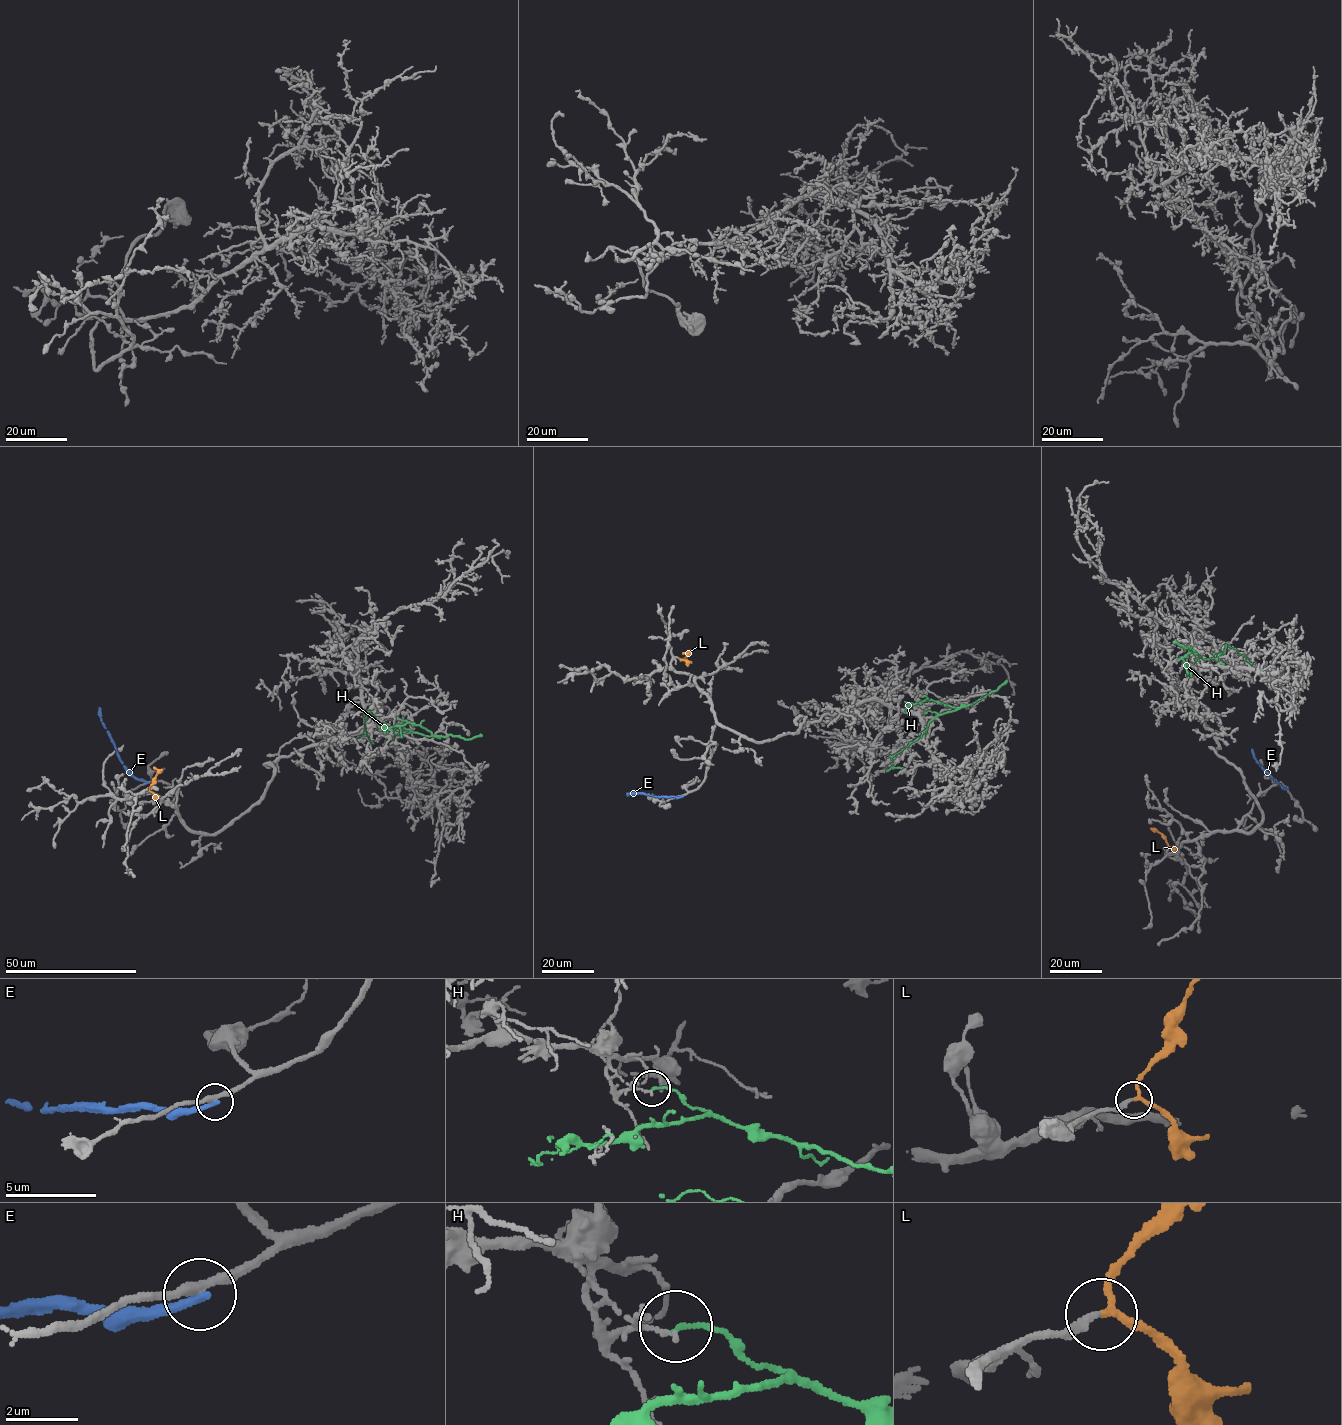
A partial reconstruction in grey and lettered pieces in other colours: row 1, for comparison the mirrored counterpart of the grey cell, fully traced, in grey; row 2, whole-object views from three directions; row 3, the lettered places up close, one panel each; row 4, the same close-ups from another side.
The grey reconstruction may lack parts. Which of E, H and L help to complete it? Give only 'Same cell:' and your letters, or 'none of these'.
Same cell: L

